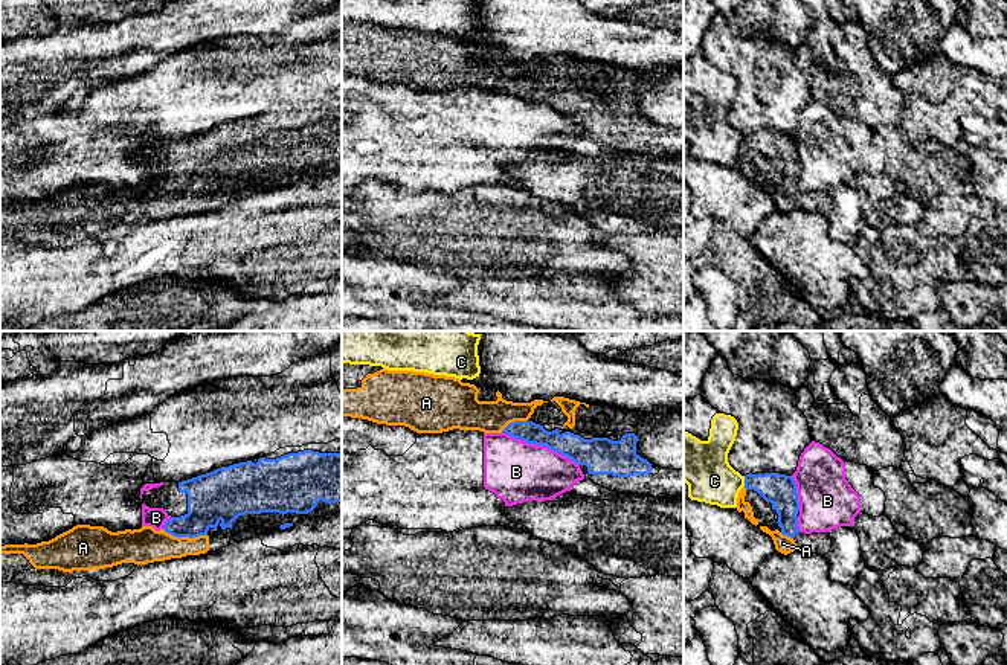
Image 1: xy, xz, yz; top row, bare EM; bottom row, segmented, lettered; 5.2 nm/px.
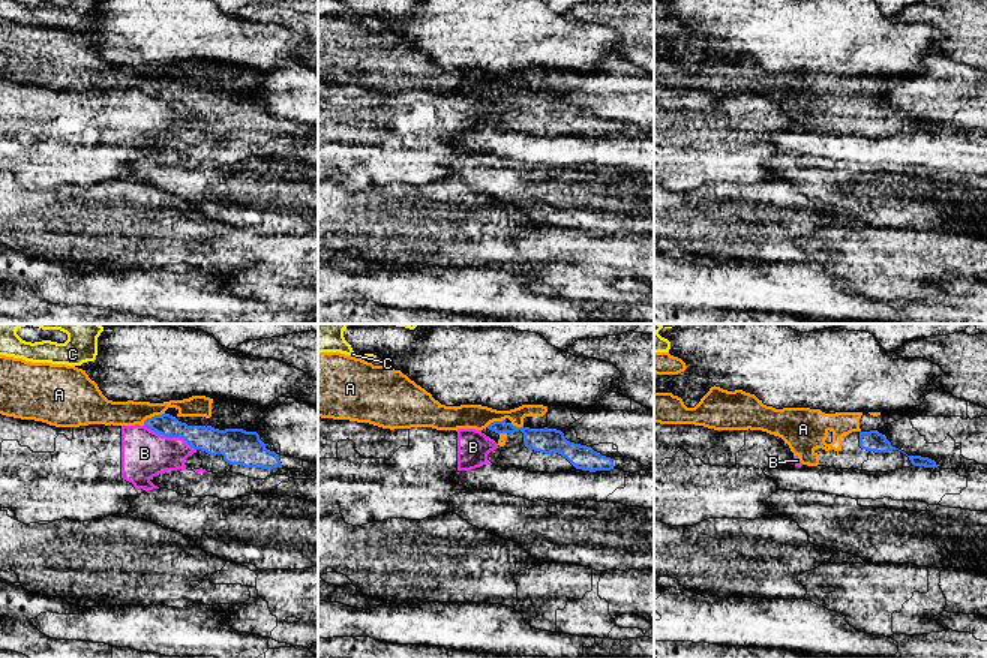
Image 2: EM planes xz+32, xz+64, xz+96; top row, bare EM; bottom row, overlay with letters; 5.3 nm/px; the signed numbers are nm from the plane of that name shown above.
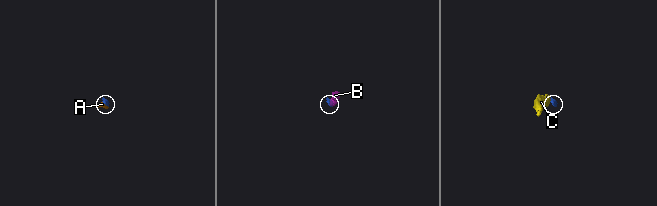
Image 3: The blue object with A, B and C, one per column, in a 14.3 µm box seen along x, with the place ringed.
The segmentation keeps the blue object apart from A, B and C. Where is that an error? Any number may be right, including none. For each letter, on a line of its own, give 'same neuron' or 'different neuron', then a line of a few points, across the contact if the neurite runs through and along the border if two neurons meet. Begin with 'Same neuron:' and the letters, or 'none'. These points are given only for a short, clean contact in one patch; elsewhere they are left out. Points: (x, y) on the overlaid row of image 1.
Same neuron: A
A: same neuron
B: different neuron
C: different neuron

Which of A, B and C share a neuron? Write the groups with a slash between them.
A / B / C

